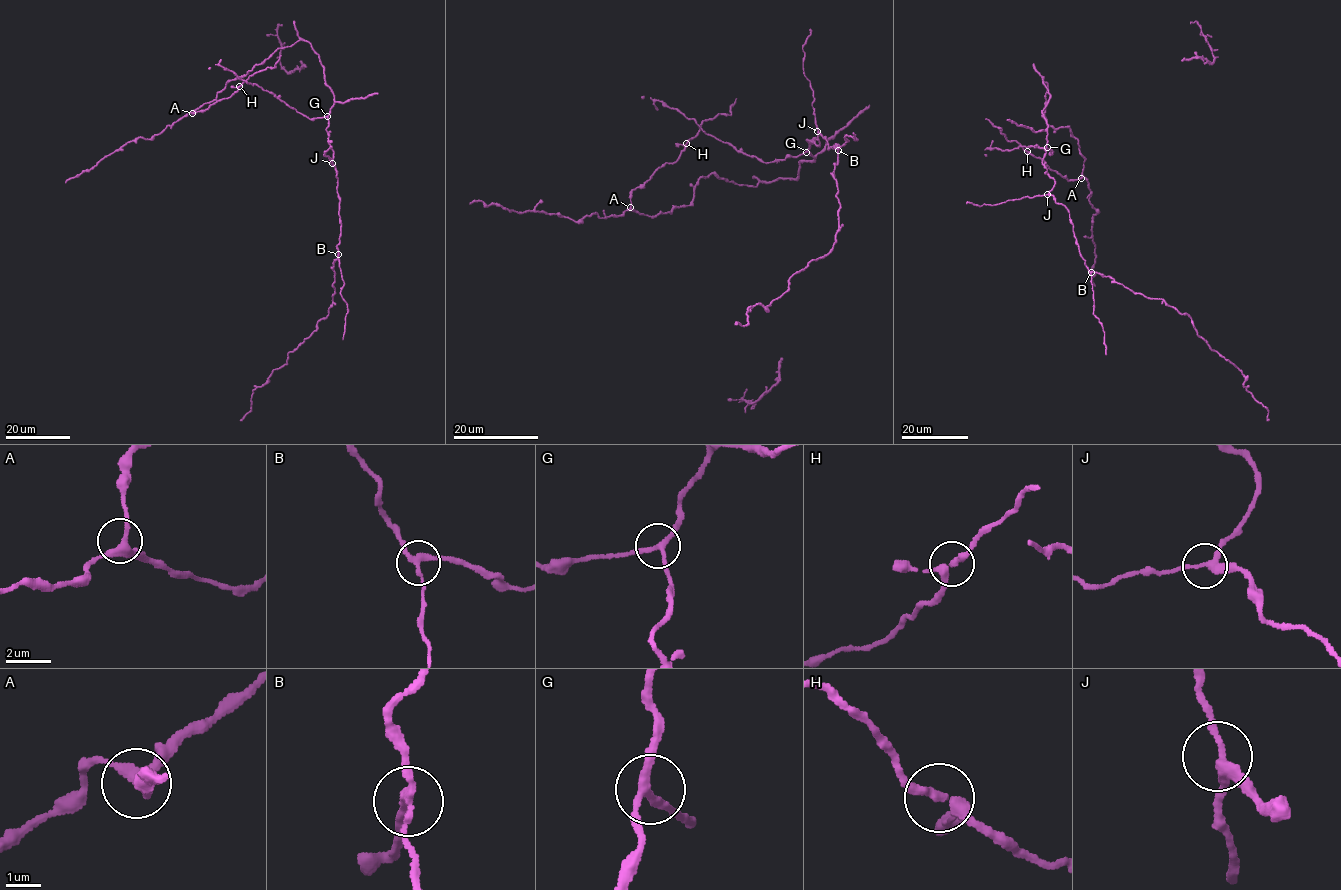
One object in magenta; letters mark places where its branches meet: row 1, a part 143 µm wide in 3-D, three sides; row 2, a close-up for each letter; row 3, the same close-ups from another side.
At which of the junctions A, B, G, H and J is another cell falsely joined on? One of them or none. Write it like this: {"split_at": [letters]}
{"split_at": []}

